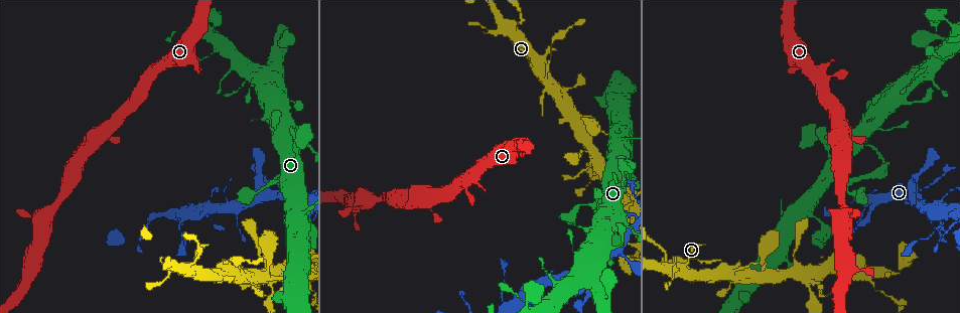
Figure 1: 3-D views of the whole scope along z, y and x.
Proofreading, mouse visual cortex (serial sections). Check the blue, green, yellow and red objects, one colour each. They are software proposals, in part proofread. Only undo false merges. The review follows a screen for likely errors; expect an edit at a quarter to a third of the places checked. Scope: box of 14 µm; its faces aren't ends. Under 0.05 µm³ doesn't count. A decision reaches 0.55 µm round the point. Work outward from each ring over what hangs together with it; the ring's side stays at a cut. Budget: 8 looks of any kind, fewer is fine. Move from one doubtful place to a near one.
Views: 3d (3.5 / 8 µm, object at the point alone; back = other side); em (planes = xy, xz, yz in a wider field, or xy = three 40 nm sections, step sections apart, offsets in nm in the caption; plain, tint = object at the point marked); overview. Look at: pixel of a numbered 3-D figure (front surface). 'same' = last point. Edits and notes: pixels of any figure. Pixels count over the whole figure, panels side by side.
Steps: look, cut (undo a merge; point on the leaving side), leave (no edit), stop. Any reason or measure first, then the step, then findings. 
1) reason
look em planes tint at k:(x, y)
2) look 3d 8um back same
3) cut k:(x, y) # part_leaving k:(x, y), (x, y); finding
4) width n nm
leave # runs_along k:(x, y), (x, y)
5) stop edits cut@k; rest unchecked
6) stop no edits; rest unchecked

look 3d 3.5um at 1:(271, 179)

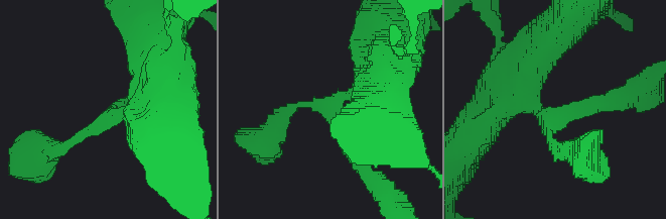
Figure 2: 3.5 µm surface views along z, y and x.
arms 3; arm_widths 150, 200, 500 nm; now the EM
look em xy step 2 plain at 2:(338, 103)

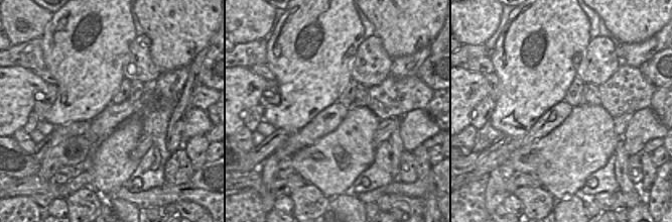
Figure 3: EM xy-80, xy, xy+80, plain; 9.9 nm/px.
where the object lies
look em xy step 2 tint same

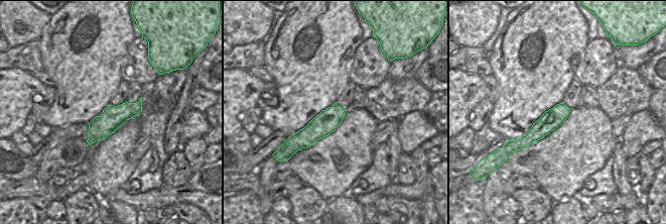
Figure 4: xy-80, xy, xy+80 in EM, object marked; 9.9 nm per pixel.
leave # all the same cell

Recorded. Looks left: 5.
sudden change in width
look 3d 3.5um at 1:(188, 214)

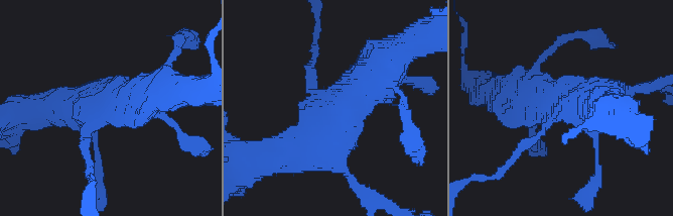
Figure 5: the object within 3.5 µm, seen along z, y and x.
arms 3; arm_widths 150, 500, 600 nm; need the tissue
look em xy step 2 tint at 5:(108, 107)

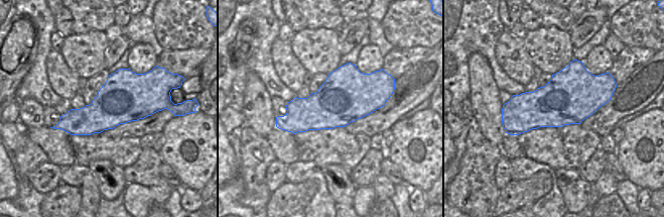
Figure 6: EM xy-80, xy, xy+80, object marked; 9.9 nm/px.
leave # all the same cell

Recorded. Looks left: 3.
look 3d 8um at 1:(261, 86)

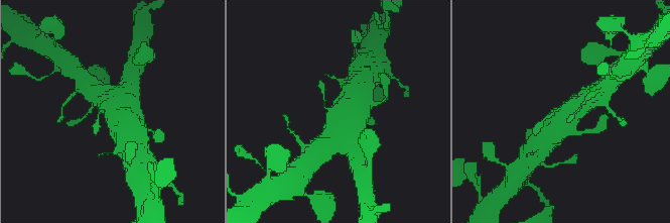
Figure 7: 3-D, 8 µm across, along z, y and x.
zoom in
look 3d 3.5um at 7:(110, 111)

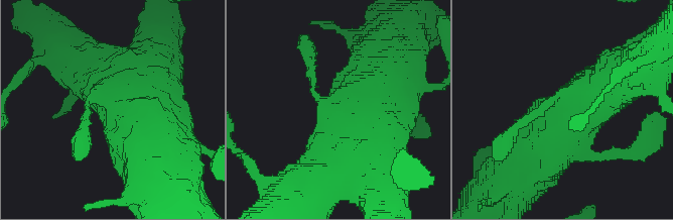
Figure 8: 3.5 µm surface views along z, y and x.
look em xy step 2 tint at 8:(569, 104)

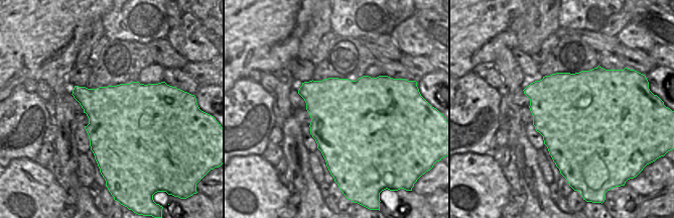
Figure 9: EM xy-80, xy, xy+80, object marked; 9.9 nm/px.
leave # runs_along 8:(569, 119), (660, 53); all the same cell

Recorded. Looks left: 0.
stop no edits; rest unchecked

